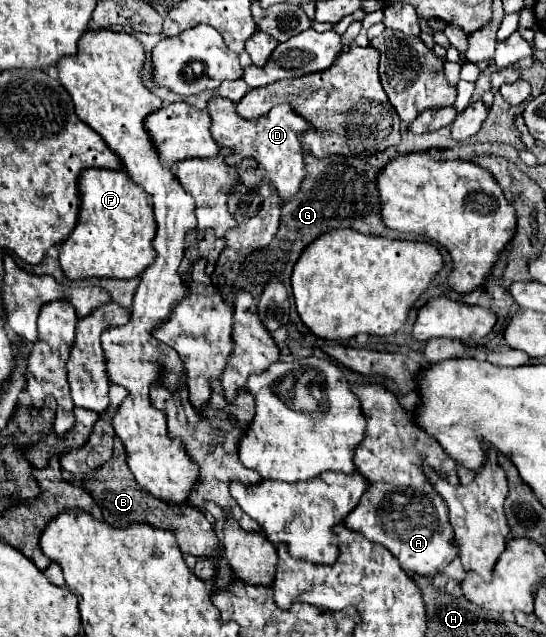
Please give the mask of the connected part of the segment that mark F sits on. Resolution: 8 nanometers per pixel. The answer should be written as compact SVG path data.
M88 169L80 175L80 219L70 237L60 243L60 265L68 279L134 279L154 263L152 239L156 219L150 195L124 169Z

